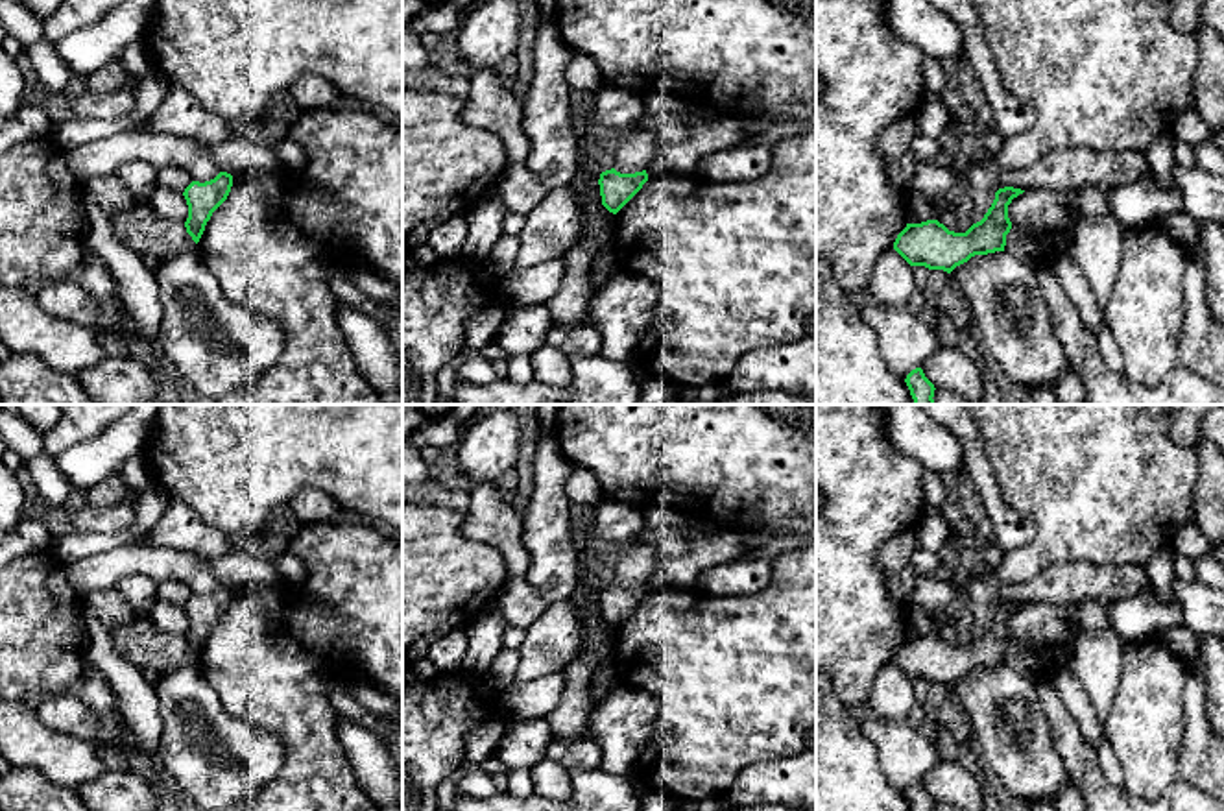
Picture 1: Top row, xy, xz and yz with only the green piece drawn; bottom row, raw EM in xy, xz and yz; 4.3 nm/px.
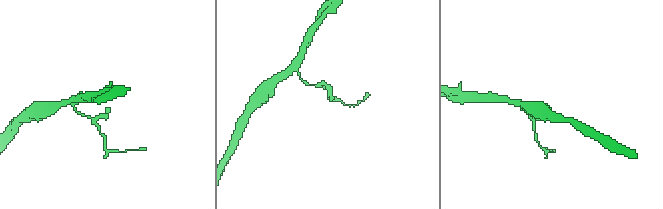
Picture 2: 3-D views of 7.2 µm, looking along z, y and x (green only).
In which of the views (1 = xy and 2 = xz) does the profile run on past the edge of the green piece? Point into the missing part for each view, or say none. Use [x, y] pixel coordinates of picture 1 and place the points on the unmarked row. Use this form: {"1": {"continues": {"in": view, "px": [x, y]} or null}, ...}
{"1": {"continues": null}, "2": {"continues": null}}

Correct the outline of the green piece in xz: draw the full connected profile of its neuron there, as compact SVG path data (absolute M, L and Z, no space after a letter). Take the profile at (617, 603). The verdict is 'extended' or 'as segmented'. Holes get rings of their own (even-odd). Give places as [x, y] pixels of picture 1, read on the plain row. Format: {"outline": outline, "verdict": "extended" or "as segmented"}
{"outline": "M615 582L600 587L602 619L617 628L648 595L646 584L635 587L620 587Z", "verdict": "as segmented"}

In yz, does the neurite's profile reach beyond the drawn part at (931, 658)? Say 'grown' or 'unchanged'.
unchanged

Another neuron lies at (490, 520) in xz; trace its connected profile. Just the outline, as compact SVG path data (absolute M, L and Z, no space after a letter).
M471 480L471 506L462 532L497 547L506 562L508 576L526 578L530 552L522 543L522 514L502 499L493 482Z

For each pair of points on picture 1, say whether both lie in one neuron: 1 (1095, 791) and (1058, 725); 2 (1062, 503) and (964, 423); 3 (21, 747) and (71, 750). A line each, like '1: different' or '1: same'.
1: same
2: different
3: same

